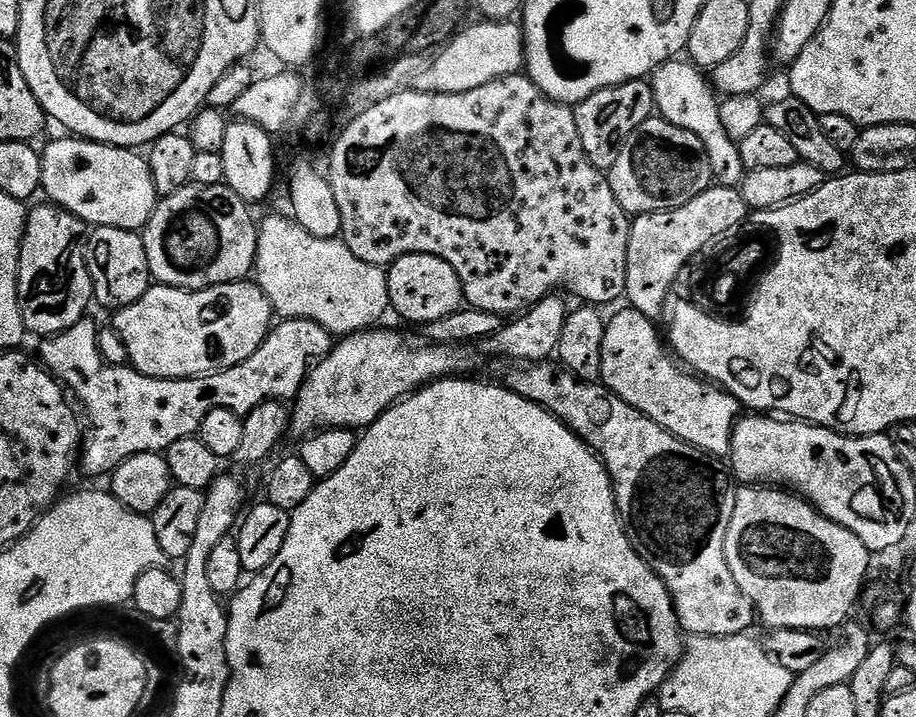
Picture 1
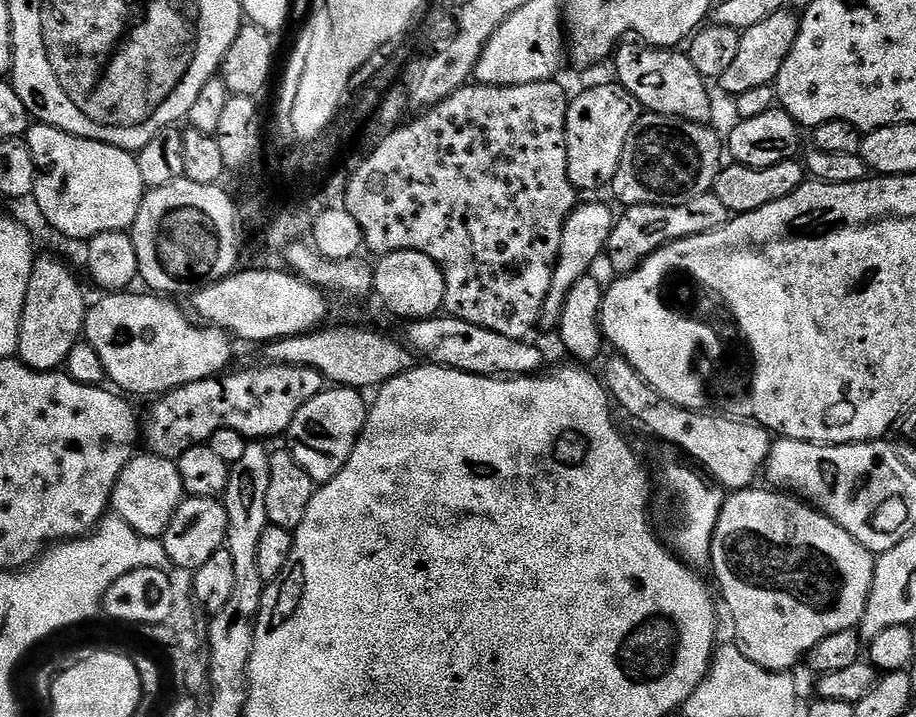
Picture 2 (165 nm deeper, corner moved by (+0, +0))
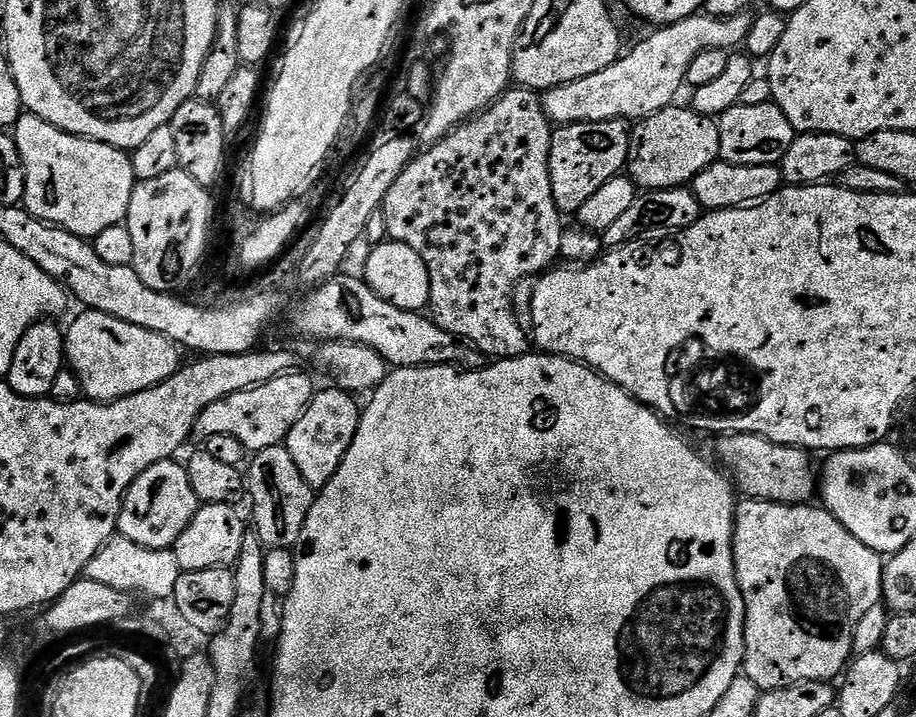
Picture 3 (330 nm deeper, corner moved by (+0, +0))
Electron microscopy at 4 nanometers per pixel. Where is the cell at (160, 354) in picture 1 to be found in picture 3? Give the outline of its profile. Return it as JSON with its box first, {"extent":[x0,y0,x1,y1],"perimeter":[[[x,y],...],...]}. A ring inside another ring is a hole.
{"extent":[64,310,181,402],"perimeter":[[[84,310],[81,313],[81,316],[72,325],[67,325],[64,351],[67,363],[82,382],[82,390],[87,399],[93,402],[111,402],[121,400],[124,396],[133,396],[142,390],[153,388],[155,384],[160,384],[163,380],[169,380],[181,367],[181,349],[162,334],[142,330],[142,326],[122,322],[110,314],[102,314],[91,310]]]}

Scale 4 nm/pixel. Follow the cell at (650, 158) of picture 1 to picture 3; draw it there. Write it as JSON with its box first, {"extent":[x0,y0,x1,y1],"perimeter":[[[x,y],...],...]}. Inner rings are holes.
{"extent":[626,106,720,190],"perimeter":[[[669,106],[655,112],[653,116],[639,121],[632,128],[630,138],[630,150],[628,151],[628,163],[626,165],[627,175],[640,190],[659,190],[662,188],[678,188],[691,185],[692,180],[702,174],[711,164],[720,160],[720,125],[711,116],[703,116],[693,112],[691,107],[676,108]]]}

